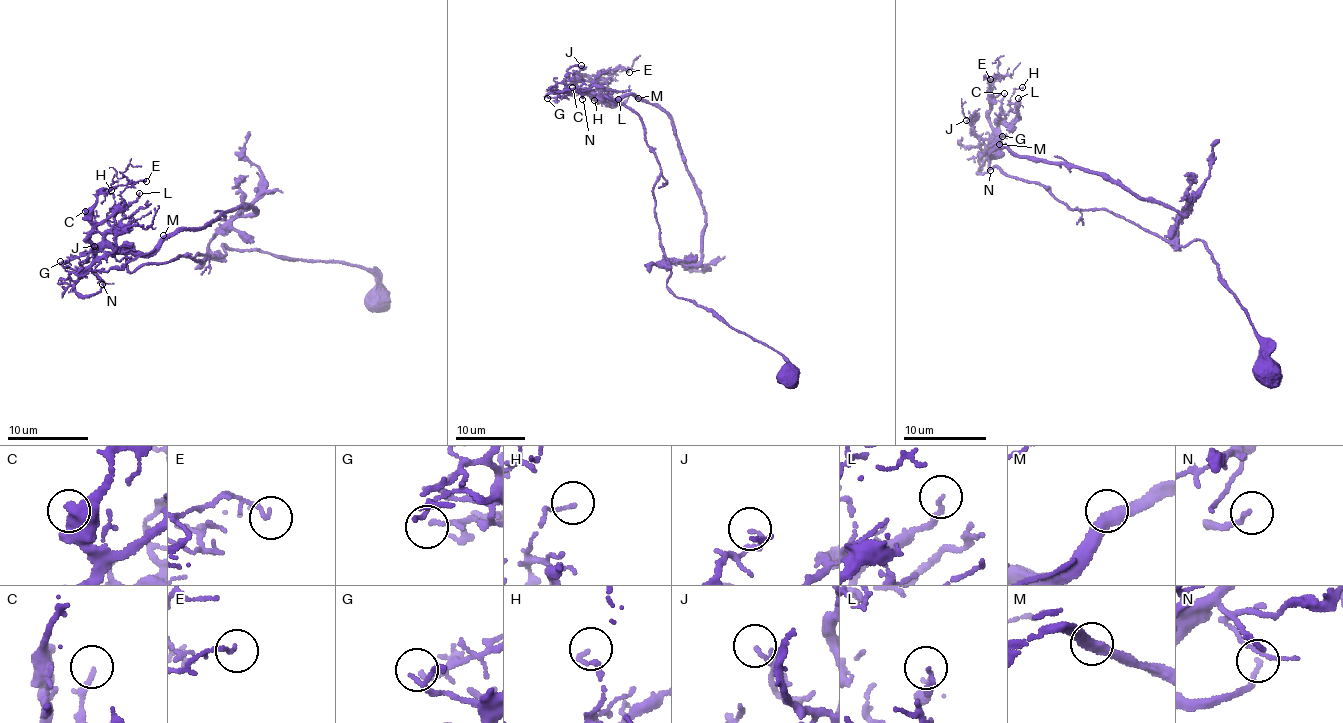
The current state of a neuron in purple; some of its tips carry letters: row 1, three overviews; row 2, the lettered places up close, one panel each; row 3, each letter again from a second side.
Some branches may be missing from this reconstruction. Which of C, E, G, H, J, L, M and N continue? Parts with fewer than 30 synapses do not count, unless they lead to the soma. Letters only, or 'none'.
J

